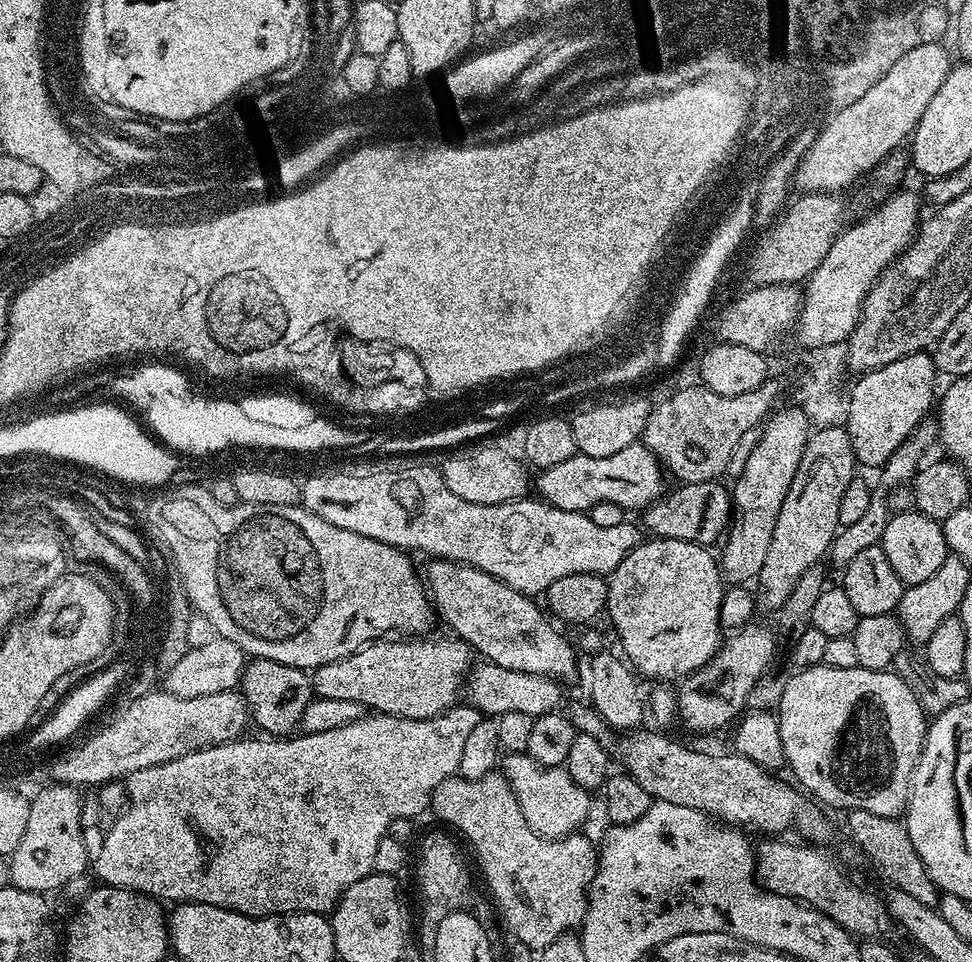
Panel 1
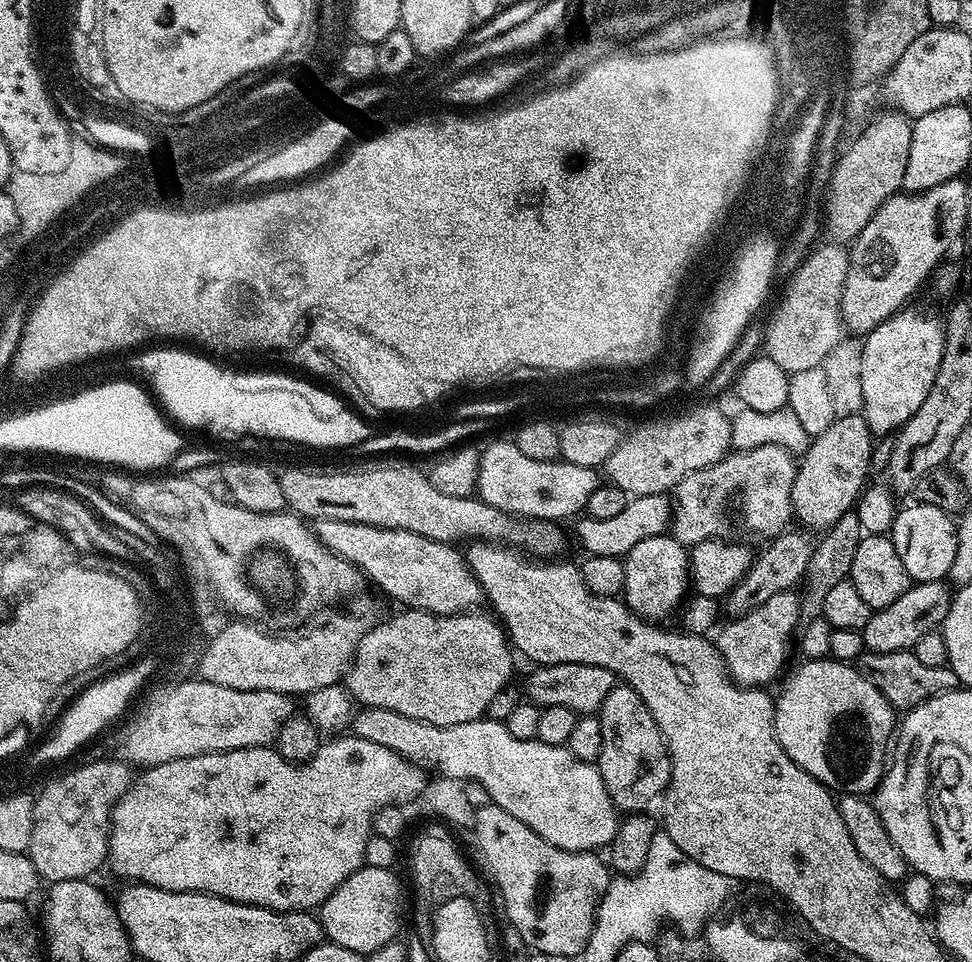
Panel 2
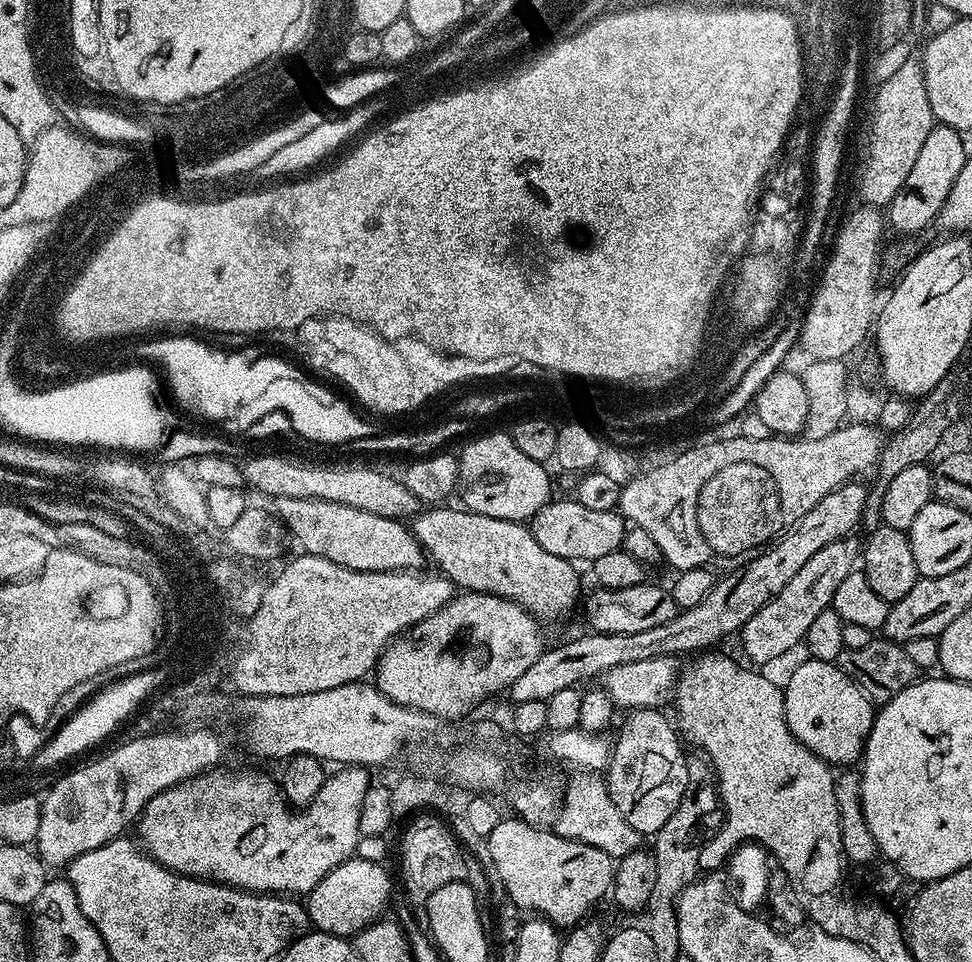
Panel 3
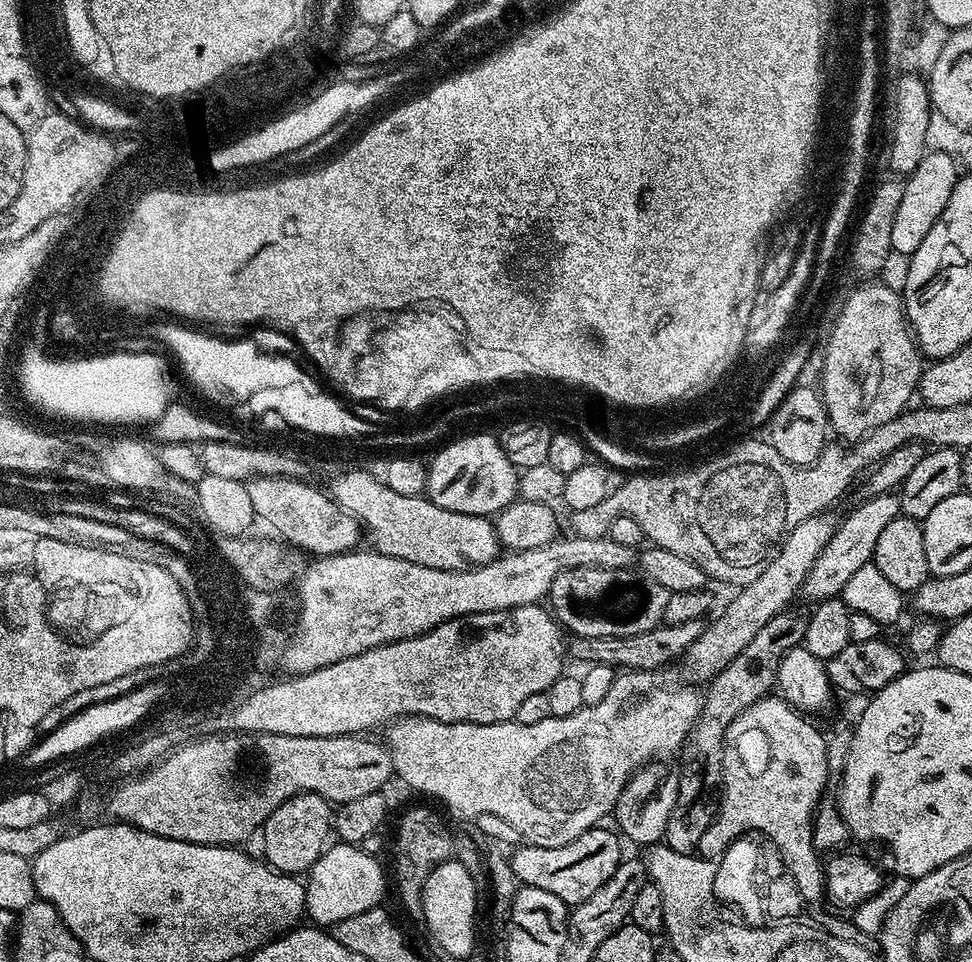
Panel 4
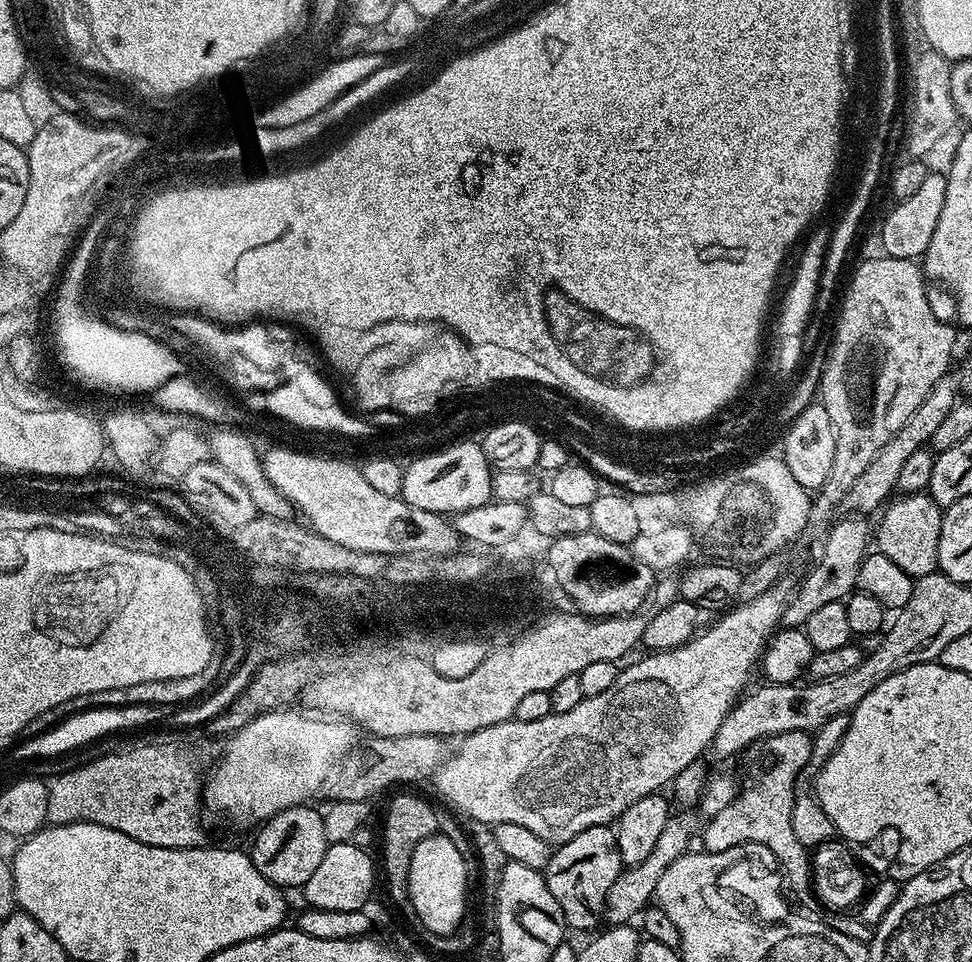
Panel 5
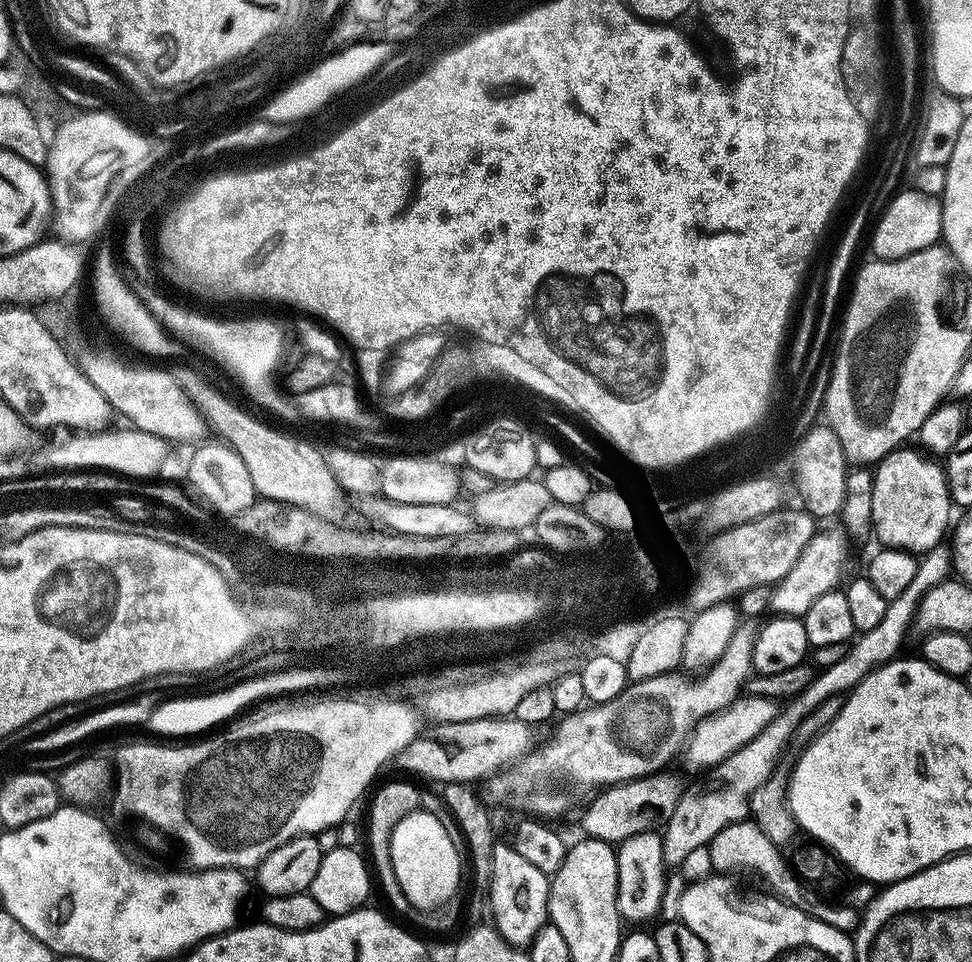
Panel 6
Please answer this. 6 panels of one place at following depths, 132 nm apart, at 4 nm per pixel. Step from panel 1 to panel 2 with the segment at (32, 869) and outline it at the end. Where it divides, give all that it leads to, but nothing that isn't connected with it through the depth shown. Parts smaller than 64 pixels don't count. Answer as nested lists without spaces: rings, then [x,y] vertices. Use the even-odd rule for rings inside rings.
[[[115,759],[92,760],[50,781],[40,797],[35,797],[34,834],[26,854],[34,862],[41,881],[82,880],[105,867],[112,807],[126,794],[134,779],[133,769],[123,759]]]

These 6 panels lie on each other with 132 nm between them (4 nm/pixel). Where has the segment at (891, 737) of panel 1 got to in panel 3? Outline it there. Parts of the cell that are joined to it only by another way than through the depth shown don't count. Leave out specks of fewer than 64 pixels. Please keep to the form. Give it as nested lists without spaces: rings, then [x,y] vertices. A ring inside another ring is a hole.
[[[811,658],[805,659],[805,664],[800,664],[792,672],[792,677],[788,680],[788,685],[783,685],[782,691],[784,693],[784,718],[786,720],[786,726],[794,734],[794,738],[798,738],[798,742],[802,742],[802,746],[809,748],[815,756],[819,756],[829,766],[837,766],[836,764],[844,764],[840,766],[852,766],[852,764],[861,759],[864,755],[864,743],[868,741],[868,732],[872,728],[872,722],[874,719],[874,704],[869,700],[867,696],[861,692],[860,687],[848,677],[840,668],[836,667],[835,663],[826,660],[813,660]]]

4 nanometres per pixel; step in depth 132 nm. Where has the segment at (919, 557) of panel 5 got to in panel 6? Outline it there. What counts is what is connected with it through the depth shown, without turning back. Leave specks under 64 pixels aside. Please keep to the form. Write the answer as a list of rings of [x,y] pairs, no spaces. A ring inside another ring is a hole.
[[[901,446],[885,456],[875,465],[872,472],[872,532],[885,548],[901,548],[903,552],[923,554],[932,548],[941,547],[943,540],[940,539],[949,535],[954,505],[952,497],[948,495],[948,477],[945,469],[941,465],[939,468],[936,465],[939,463],[923,451],[908,447],[912,446]]]

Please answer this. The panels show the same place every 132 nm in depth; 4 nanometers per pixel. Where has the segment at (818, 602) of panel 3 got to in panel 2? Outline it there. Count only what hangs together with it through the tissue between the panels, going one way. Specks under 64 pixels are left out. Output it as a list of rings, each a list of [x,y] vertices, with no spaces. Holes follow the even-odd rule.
[[[792,590],[774,594],[774,598],[762,602],[762,606],[727,622],[729,624],[724,629],[723,627],[719,629],[721,632],[718,647],[729,676],[746,688],[767,686],[781,675],[780,667],[784,664],[784,651],[788,648],[787,640],[791,638],[792,631],[794,636],[800,624],[800,596]]]

